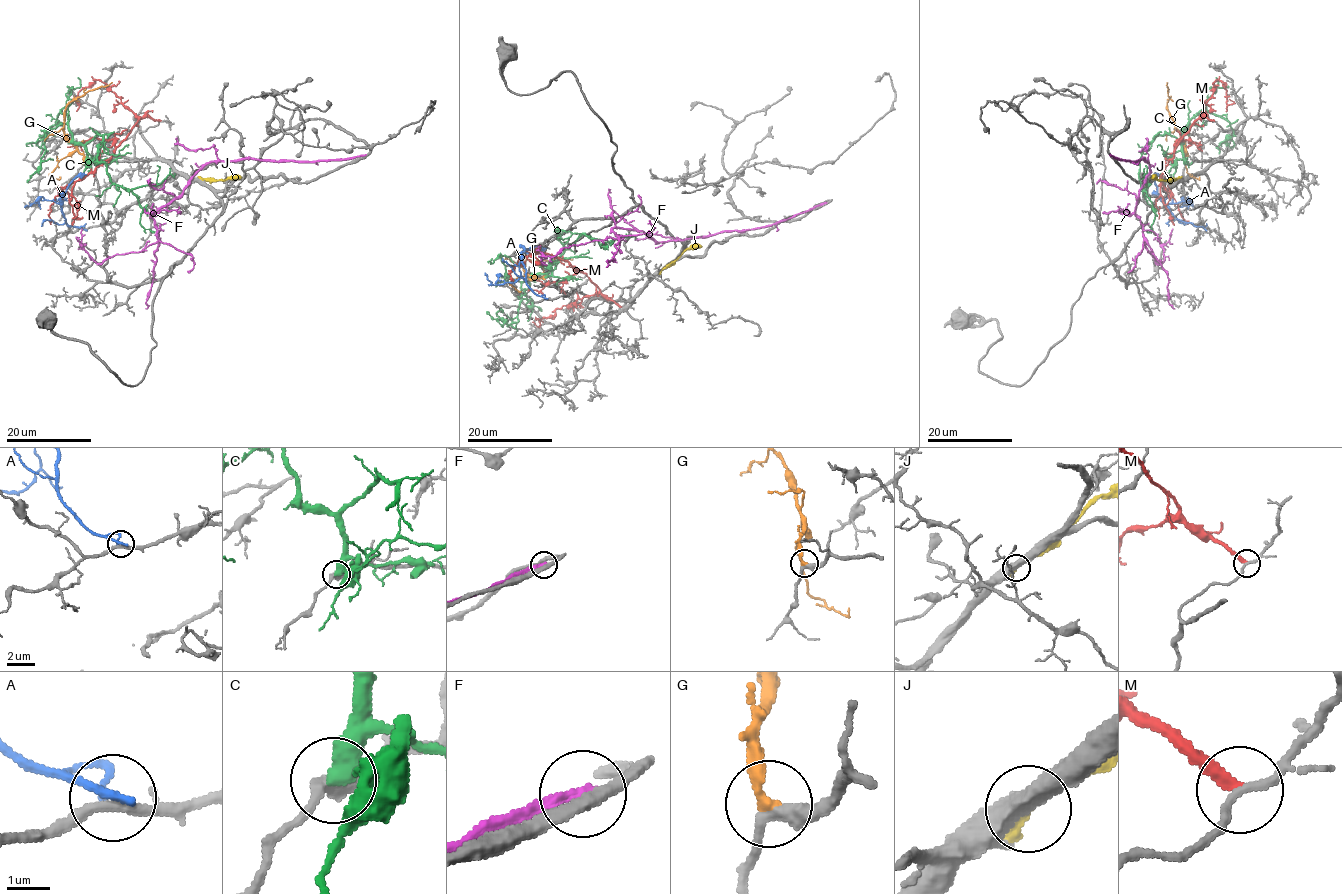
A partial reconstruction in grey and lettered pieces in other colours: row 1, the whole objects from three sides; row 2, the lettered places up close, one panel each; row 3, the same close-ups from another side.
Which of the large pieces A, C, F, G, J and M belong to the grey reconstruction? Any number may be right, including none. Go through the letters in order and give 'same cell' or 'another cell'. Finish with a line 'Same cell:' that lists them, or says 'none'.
A: another cell
C: another cell
F: another cell
G: same cell
J: another cell
M: another cell
Same cell: G

